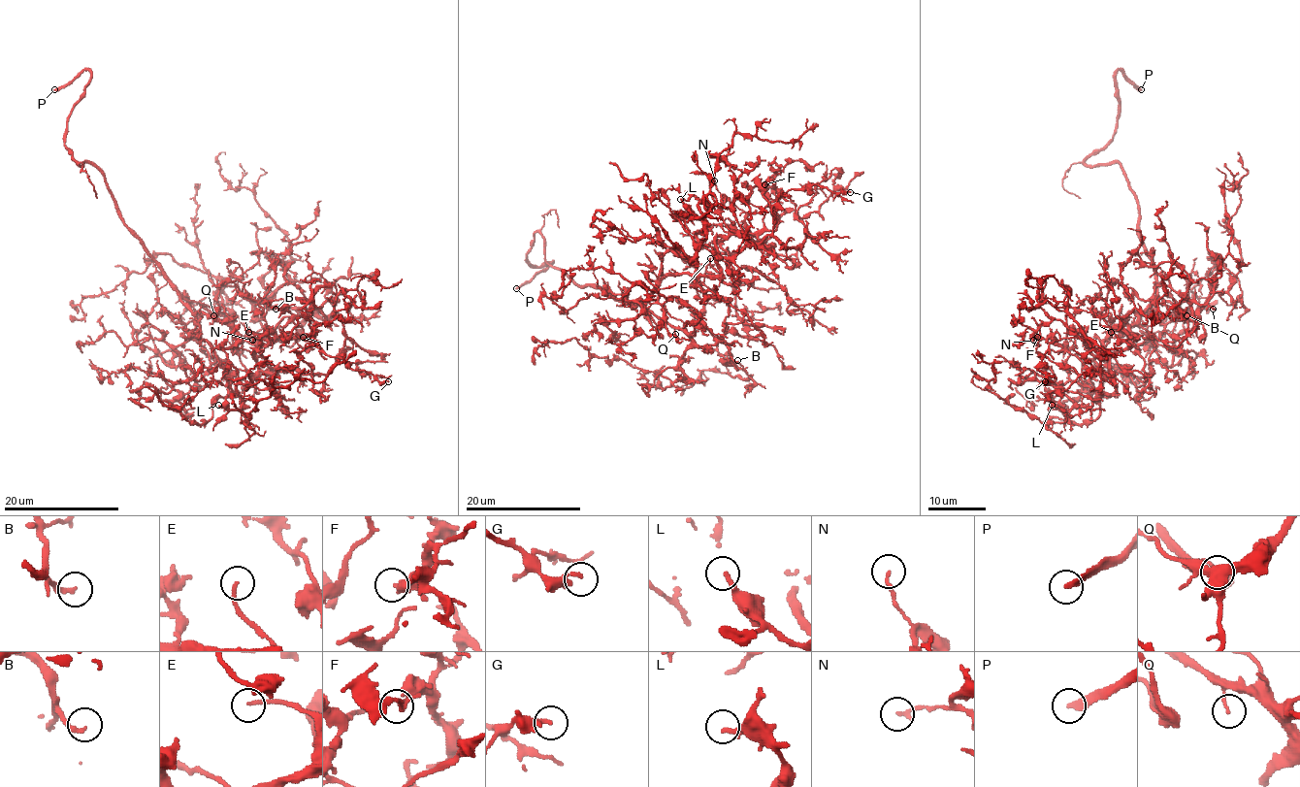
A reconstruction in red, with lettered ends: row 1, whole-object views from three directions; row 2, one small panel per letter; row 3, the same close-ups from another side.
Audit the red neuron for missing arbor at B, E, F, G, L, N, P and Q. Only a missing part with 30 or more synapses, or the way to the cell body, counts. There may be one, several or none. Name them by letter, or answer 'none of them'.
B, E, L, P

